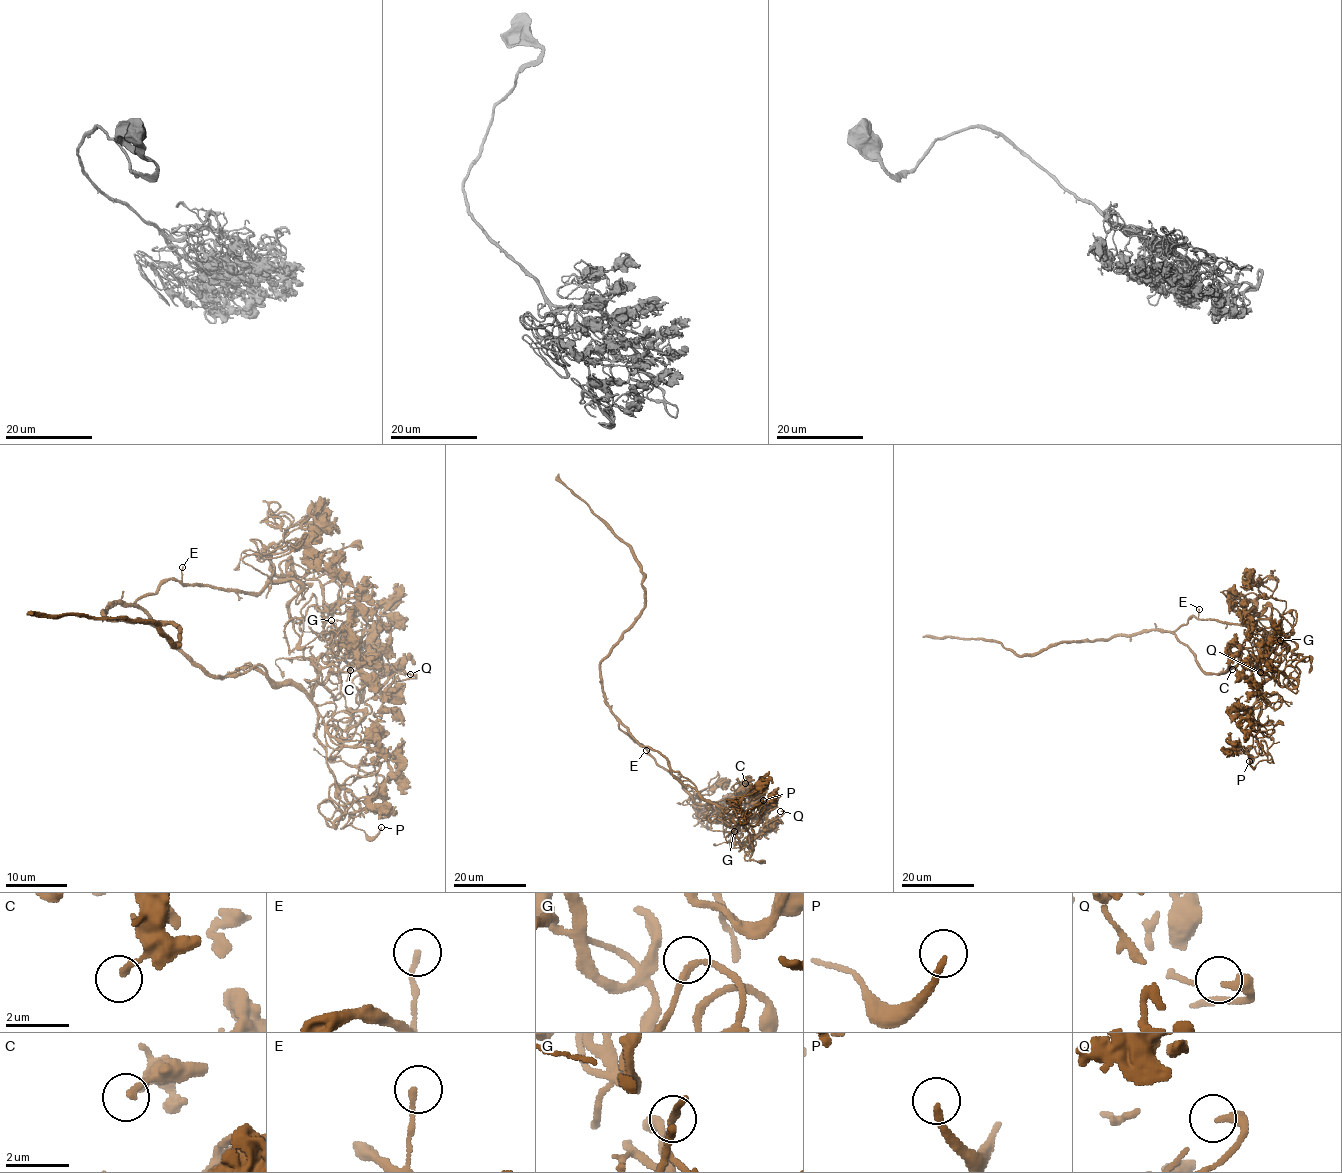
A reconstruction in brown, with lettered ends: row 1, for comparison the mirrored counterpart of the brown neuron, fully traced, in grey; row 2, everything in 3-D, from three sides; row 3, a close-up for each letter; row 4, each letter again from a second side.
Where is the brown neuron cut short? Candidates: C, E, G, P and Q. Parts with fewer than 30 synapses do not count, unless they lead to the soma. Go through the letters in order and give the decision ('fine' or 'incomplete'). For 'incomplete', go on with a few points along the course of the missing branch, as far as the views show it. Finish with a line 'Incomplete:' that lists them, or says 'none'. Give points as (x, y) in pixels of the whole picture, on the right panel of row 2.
C: fine
E: fine
G: fine
P: incomplete; missing branch runs (1249, 761), (1244, 765), (1253, 771), (1257, 763), (1263, 762), (1272, 766), (1268, 769)
Q: fine
Incomplete: P

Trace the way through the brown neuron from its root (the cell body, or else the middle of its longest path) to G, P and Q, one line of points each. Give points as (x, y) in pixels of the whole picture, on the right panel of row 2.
G: (1167, 632), (1172, 632), (1193, 652), (1206, 672), (1234, 668), (1257, 683), (1275, 681), (1284, 643), (1280, 640)
P: (1167, 632), (1206, 672), (1234, 668), (1253, 680), (1258, 728), (1273, 743), (1266, 760), (1253, 768), (1249, 761)
Q: (1167, 632), (1206, 672), (1234, 668), (1257, 683), (1273, 678), (1297, 691), (1281, 672), (1260, 672)

